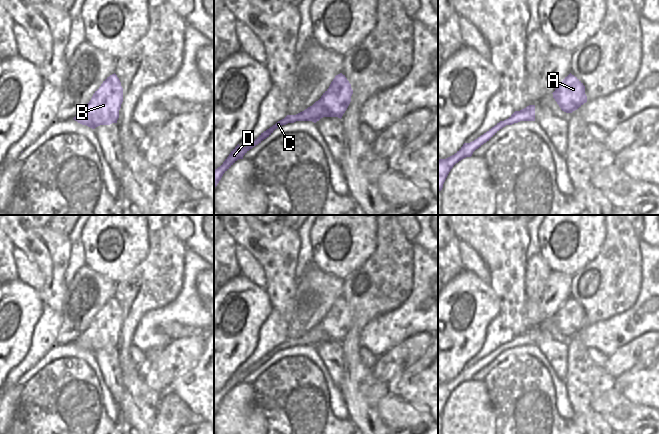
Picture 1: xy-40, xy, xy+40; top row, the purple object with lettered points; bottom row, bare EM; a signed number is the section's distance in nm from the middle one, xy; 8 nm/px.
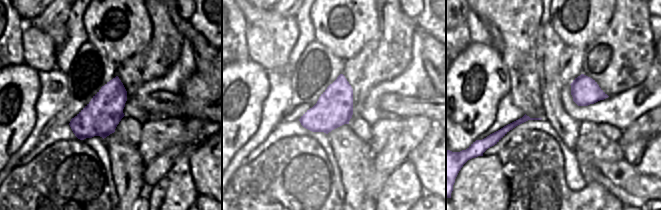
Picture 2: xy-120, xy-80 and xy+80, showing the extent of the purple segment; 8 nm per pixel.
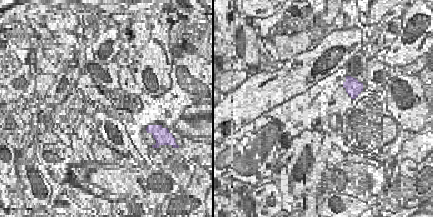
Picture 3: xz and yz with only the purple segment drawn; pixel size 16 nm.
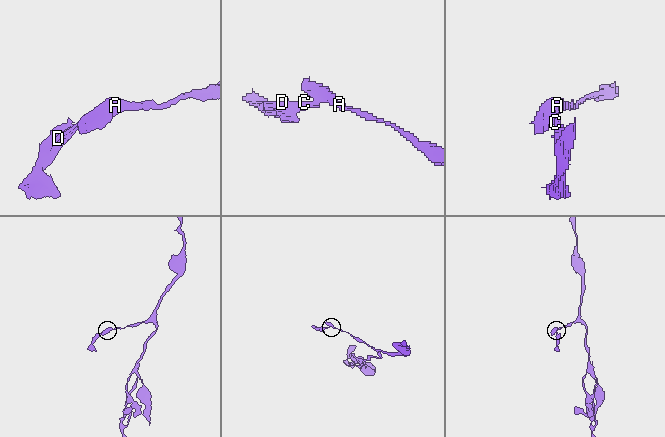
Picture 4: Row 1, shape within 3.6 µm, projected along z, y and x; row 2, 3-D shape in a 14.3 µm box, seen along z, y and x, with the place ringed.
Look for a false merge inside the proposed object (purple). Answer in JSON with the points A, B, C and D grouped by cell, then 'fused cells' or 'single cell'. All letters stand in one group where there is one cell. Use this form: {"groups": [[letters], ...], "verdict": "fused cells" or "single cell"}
{"groups": [["A", "B"], ["C", "D"]], "verdict": "fused cells"}

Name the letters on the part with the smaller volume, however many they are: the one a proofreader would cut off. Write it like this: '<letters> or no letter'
C, D

